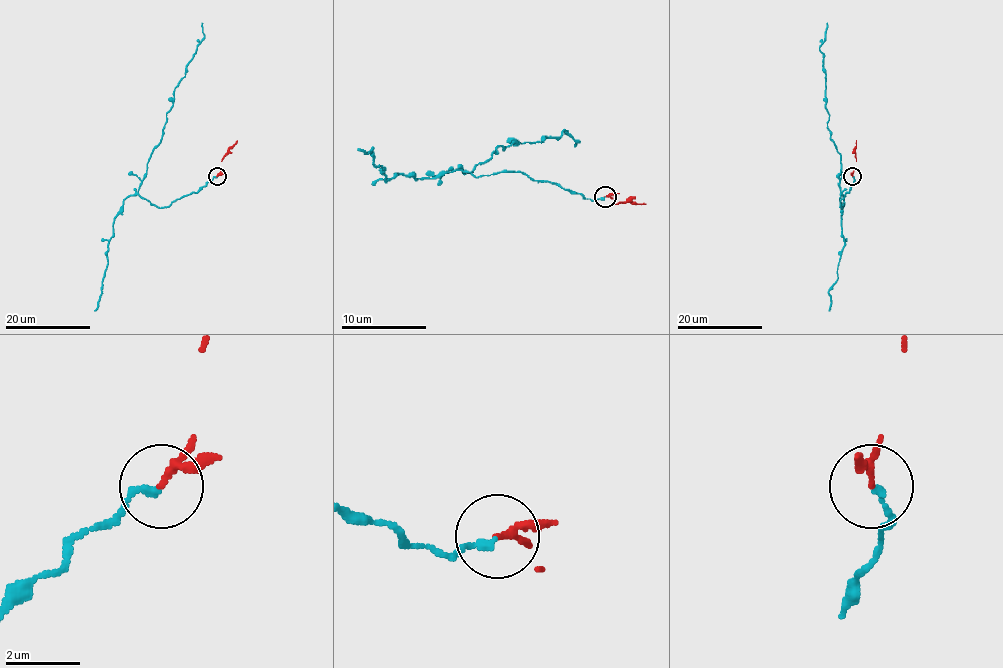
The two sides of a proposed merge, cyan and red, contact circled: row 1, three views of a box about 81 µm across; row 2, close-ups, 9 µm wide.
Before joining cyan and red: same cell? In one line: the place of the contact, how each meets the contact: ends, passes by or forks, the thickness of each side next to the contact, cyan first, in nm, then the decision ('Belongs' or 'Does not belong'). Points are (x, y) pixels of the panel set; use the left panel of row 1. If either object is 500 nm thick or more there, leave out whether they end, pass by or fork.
Place: (217, 176). At the ring cyan ends. At the ring red passes by. Thickness 160 nm (cyan) against 120 nm. Belongs

